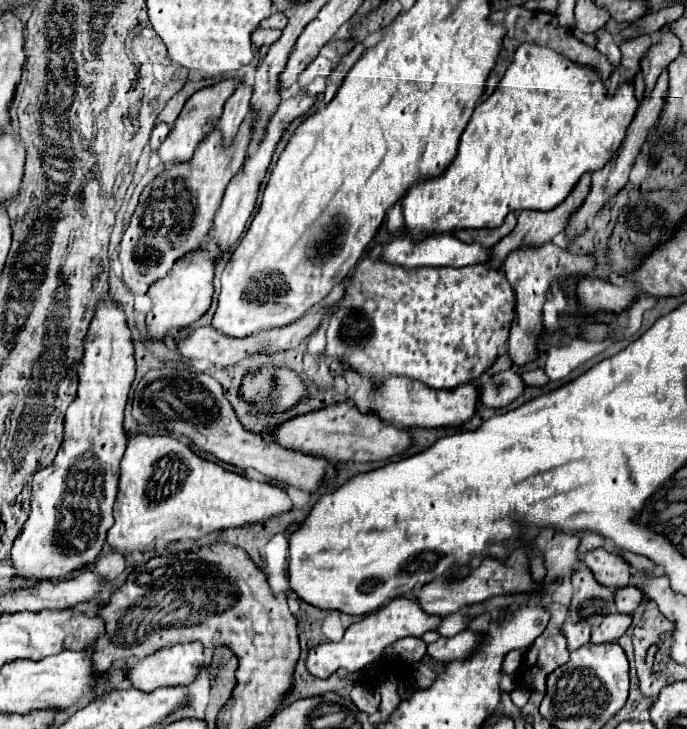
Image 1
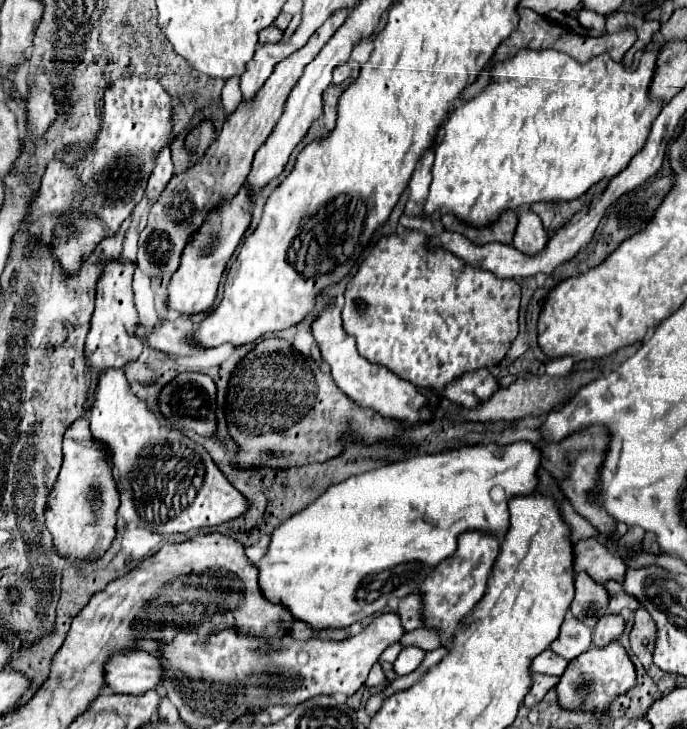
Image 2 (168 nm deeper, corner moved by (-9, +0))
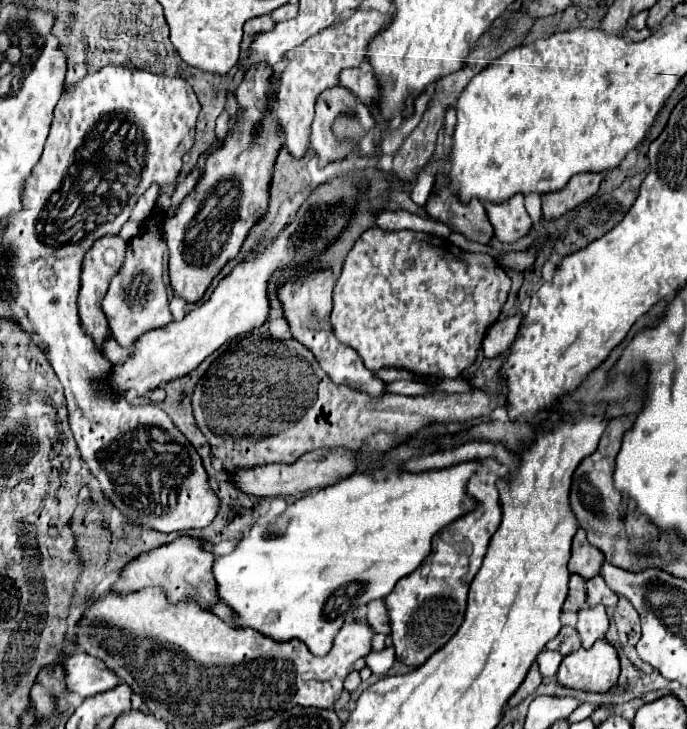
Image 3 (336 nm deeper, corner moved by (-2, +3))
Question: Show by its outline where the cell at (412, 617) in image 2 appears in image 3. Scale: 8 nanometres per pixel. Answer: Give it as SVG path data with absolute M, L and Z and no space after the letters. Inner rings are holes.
M372 600L372 604L368 604L368 624L374 632L390 634L390 616L384 600Z

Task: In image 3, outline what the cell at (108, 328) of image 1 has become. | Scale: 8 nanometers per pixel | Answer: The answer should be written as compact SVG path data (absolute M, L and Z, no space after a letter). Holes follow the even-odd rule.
M106 236L100 238L84 256L82 264L82 288L78 296L78 314L82 320L82 330L96 342L96 348L102 348L104 340L108 338L108 320L102 310L102 300L108 292L108 284L112 276L122 268L126 256L126 242L120 236Z

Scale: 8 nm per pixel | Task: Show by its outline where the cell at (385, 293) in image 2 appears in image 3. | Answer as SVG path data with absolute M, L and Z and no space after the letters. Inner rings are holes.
M368 228L354 244L354 248L348 252L342 274L334 286L334 310L332 310L332 328L334 334L340 342L344 342L346 346L354 348L360 358L364 360L366 368L372 372L384 370L384 368L404 368L408 372L412 372L414 376L436 376L436 378L456 378L462 374L462 370L466 370L468 366L472 366L478 358L482 340L486 336L486 330L498 320L500 310L508 298L510 292L510 278L506 276L506 272L494 262L492 256L488 254L470 254L460 250L458 246L454 246L452 242L432 236L432 234L424 234L424 232L414 232L414 230L398 230L398 232L388 232L382 228Z

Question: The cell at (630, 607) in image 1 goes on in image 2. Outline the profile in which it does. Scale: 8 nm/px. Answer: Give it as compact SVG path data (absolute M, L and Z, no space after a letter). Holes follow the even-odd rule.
M607 581L605 583L605 589L609 593L609 611L611 613L621 613L623 609L629 609L629 611L635 611L639 607L639 601L631 595L627 595L621 587L621 583L617 581Z

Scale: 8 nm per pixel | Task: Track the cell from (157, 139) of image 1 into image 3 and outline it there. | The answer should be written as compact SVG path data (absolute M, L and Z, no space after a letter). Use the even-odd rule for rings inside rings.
M152 184L140 198L138 198L138 202L136 202L136 206L134 206L134 210L132 210L132 216L130 216L130 220L138 220L138 222L144 222L148 216L150 216L150 212L152 212L152 208L154 208L154 204L156 204L156 198L158 198L158 194L160 194L160 186L158 184Z

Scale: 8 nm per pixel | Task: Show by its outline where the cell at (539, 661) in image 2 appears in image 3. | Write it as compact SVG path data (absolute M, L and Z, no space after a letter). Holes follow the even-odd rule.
M544 650L538 654L538 666L540 666L540 672L544 678L550 678L558 672L558 666L562 662L562 656L560 652L550 652L550 650Z

